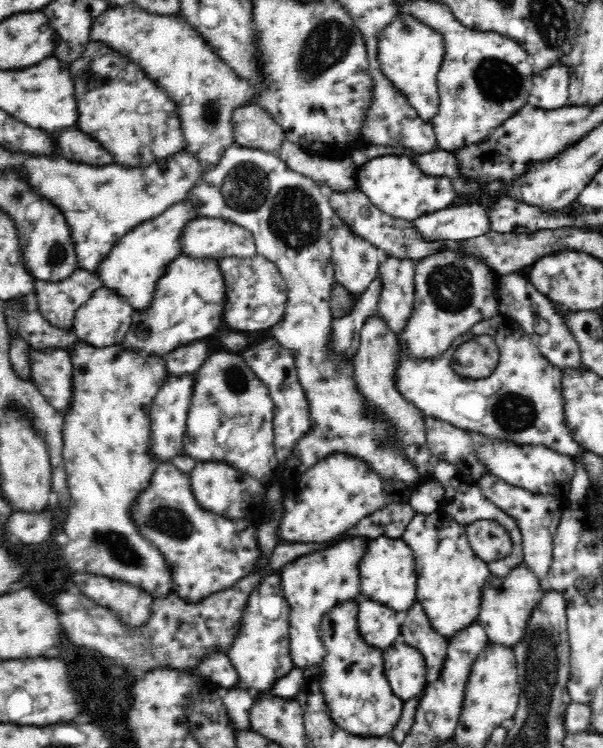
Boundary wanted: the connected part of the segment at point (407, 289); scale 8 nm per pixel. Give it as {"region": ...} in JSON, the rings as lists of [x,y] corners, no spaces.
{"region":[[[382,256],[379,265],[383,290],[377,311],[395,333],[406,328],[415,306],[415,264],[409,259]]]}

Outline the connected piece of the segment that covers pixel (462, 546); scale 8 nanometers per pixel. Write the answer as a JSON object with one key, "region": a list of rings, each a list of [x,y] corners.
{"region":[[[444,509],[434,513],[414,513],[402,531],[401,539],[412,549],[417,570],[417,598],[430,617],[432,627],[451,637],[478,621],[482,590],[490,578],[487,563],[478,557],[462,523]]]}

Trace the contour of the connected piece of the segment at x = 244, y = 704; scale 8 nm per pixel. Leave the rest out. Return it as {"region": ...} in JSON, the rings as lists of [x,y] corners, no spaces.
{"region":[[[227,688],[221,693],[222,704],[226,706],[233,732],[251,731],[250,714],[255,701],[250,690],[246,688]]]}

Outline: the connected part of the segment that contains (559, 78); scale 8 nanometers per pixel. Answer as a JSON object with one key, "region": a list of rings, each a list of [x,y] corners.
{"region":[[[563,64],[534,72],[533,85],[526,102],[536,109],[556,110],[567,101],[567,68]]]}

